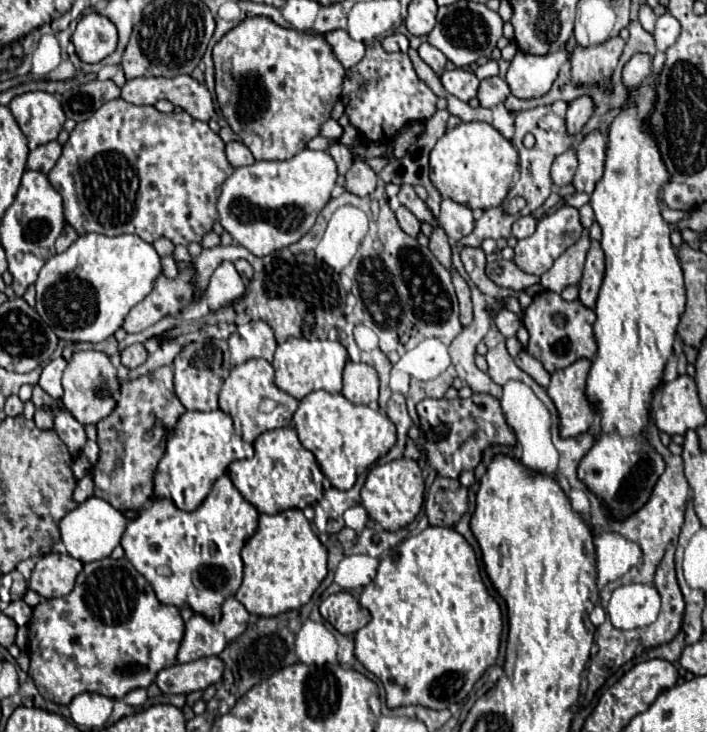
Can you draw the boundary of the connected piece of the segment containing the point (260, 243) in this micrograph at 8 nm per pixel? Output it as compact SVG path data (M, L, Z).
M305 149L287 161L255 161L249 167L235 169L233 175L223 183L217 201L217 211L221 217L219 223L227 233L231 233L233 241L249 249L253 255L265 257L277 249L283 249L299 241L313 227L315 217L331 197L335 181L337 181L337 165L327 151Z

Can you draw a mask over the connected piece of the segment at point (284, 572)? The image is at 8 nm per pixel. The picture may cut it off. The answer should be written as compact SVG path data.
M287 509L275 515L263 513L241 557L245 575L235 599L239 599L249 613L261 617L273 617L303 607L327 577L327 549L321 545L311 521L301 509Z

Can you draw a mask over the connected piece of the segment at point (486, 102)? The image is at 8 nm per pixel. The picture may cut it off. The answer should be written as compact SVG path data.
M489 77L481 81L481 89L477 95L481 107L497 107L507 97L509 97L509 87L501 77Z

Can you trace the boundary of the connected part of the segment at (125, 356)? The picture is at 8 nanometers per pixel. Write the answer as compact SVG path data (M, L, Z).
M133 343L129 347L125 347L121 351L121 363L127 367L127 369L135 369L139 365L143 365L147 359L147 351L141 343Z

